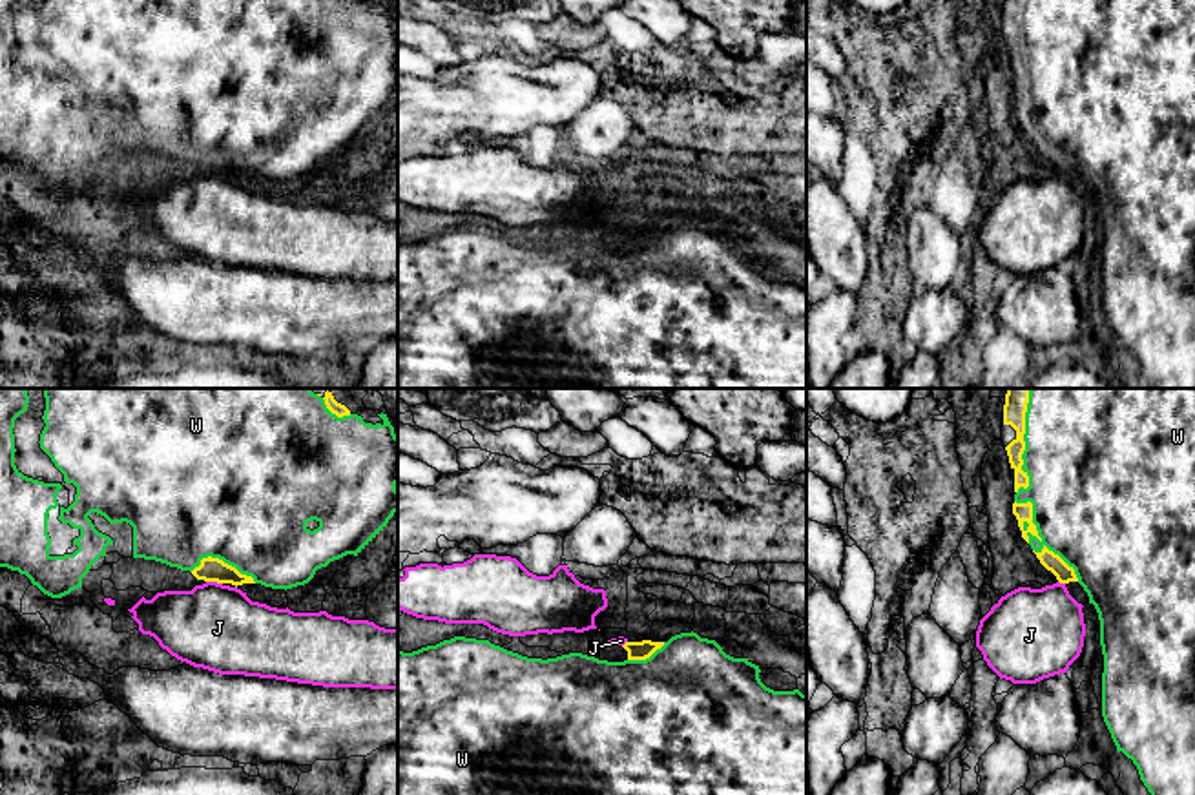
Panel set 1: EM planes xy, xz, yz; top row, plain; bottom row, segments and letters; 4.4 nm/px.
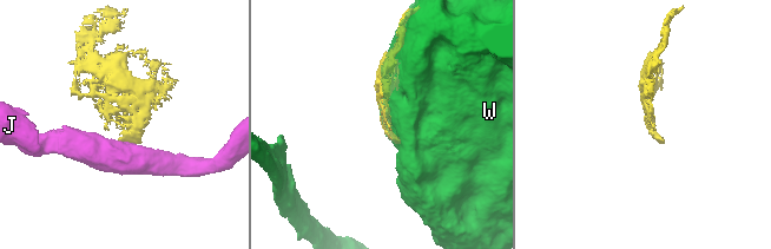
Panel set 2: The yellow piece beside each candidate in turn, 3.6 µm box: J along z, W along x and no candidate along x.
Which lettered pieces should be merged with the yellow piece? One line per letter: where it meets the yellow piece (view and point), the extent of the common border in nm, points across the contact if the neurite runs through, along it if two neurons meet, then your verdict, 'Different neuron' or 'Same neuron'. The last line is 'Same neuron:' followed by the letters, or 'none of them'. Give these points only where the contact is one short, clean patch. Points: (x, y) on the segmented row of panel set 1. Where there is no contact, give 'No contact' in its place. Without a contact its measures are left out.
J: Touches yellow at xy (214, 580). Shared border 70 nm. Boundary: xy (207, 580), (221, 584). Different neuron
W: Touches yellow at yz (1024, 443). Shared border 460 nm. Same neuron
Same neuron: W

